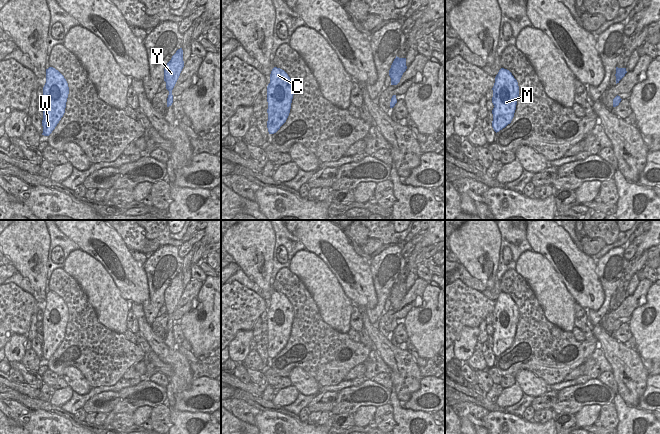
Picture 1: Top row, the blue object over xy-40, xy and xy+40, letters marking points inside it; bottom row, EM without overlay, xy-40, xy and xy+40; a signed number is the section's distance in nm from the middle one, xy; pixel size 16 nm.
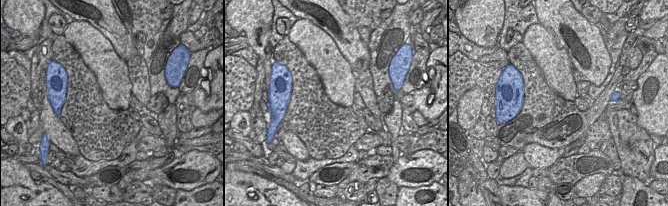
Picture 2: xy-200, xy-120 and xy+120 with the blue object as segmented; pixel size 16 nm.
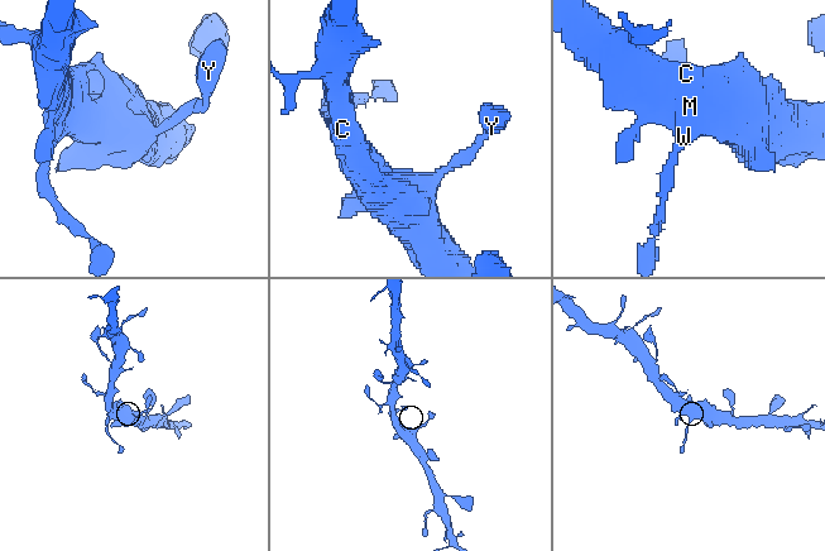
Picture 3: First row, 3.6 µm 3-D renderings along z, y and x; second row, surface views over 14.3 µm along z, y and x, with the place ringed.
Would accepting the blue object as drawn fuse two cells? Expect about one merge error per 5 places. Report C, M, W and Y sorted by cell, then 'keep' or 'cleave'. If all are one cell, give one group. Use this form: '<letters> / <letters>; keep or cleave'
C M W Y; keep

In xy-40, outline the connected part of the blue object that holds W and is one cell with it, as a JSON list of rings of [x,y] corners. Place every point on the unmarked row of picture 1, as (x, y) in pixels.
[[[55,292],[46,293],[46,307],[43,311],[43,357],[49,360],[65,337],[69,311],[64,300]]]

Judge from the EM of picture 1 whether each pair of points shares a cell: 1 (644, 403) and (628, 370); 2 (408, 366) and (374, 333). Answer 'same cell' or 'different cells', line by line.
1: different cells
2: same cell

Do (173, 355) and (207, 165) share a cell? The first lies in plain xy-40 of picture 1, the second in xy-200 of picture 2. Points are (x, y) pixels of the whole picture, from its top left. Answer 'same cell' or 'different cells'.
different cells

